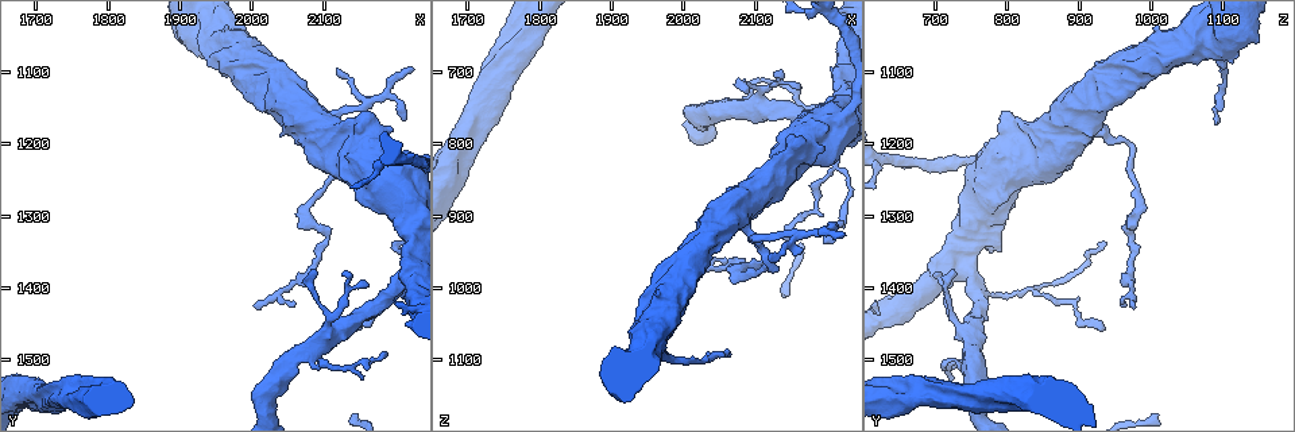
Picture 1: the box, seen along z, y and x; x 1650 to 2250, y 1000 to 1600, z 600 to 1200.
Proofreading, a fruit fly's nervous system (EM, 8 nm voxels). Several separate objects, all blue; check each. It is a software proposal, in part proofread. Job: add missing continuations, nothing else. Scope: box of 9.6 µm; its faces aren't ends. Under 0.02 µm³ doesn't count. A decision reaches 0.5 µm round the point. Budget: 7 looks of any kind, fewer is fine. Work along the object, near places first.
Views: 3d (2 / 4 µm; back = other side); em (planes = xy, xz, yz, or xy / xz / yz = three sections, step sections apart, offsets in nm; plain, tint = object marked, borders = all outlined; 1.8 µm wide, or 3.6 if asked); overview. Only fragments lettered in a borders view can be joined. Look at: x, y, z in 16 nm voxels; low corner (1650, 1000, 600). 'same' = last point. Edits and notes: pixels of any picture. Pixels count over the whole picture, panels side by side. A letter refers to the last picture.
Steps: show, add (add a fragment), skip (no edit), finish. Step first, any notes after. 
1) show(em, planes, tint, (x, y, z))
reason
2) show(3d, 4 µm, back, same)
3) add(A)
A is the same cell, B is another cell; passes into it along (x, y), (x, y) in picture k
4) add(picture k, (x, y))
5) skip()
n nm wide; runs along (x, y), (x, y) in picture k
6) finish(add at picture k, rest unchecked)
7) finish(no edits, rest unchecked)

show(3d, 2 µm, (2140, 1460, 930))
free end

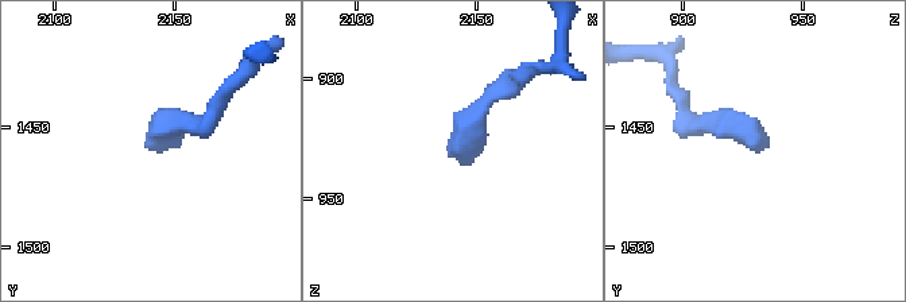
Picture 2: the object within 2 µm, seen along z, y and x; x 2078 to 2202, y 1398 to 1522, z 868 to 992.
show(em, xy, step 8, tint, (2140, 1460, 929))
need the tissue

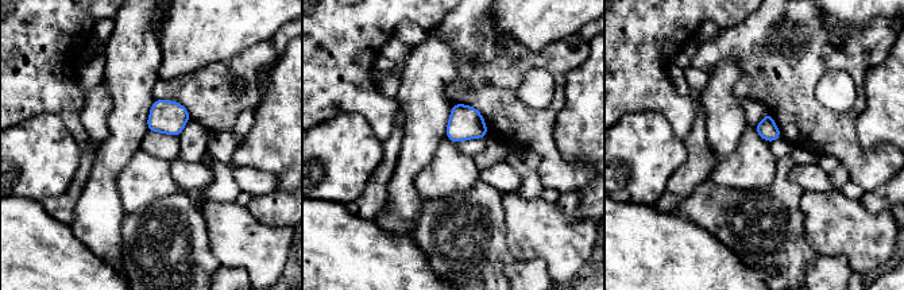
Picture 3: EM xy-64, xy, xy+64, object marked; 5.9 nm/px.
show(em, planes, borders, same)
cut it another way

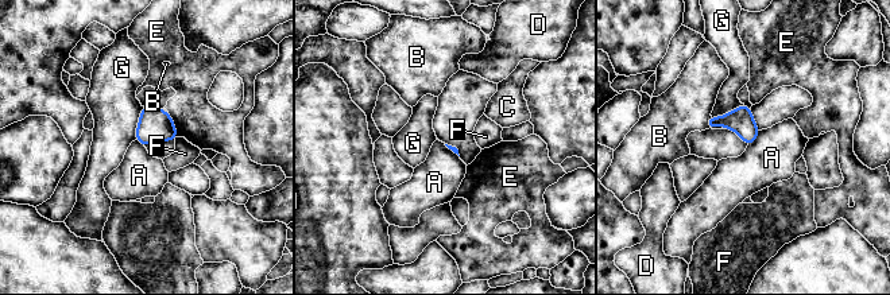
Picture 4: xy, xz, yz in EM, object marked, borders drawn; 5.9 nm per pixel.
skip()
A, B, C, D, E, F and G are other cells; border along (759, 131), (757, 138), (747, 146) in picture 4; no lettered fragment goes on from it

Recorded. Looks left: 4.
show(em, planes, borders, (2105, 1190, 935))
sharp bend

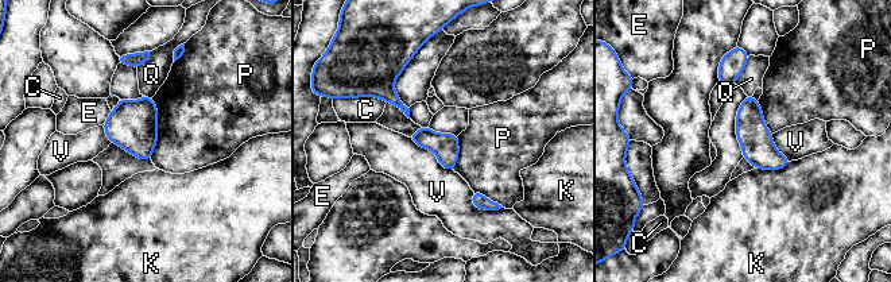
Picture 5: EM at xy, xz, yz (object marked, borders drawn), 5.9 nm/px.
skip()
P touches over 360 nm; C, E, K, P, Q and V are other cells; border along (152, 97), (157, 145), (150, 158) in picture 5; no lettered fragment goes on from it

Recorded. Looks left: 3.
show(em, xy, step 16, tint, (2190, 1405, 760))
thick turns thin

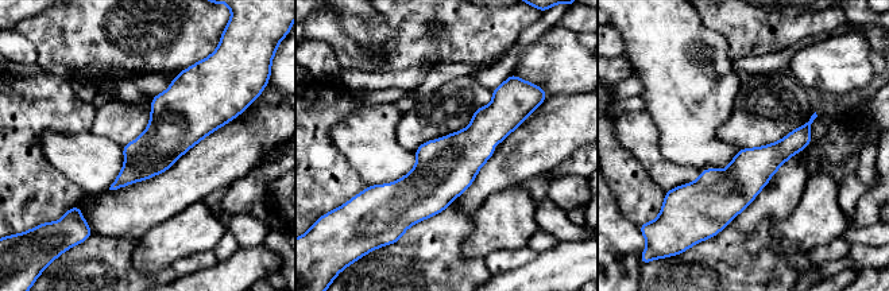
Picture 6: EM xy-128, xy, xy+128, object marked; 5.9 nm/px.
show(em, planes, borders, same)

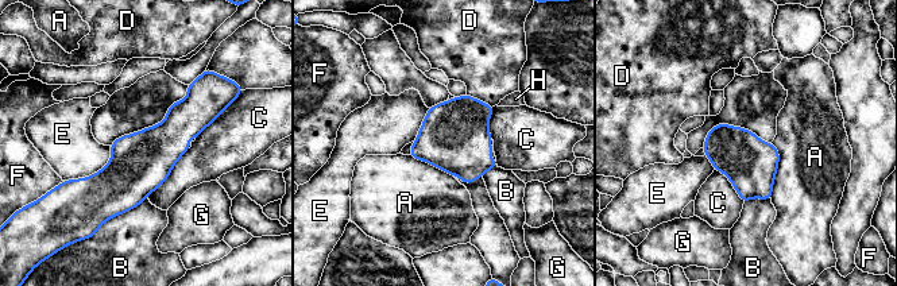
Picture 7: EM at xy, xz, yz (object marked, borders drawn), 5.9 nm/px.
skip()
A, B, C, D, E, F, G and H are other cells; border along (772, 142), (778, 166), (770, 198) in picture 7; no lettered fragment goes on from it

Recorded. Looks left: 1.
finish(no edits, rest unchecked)

